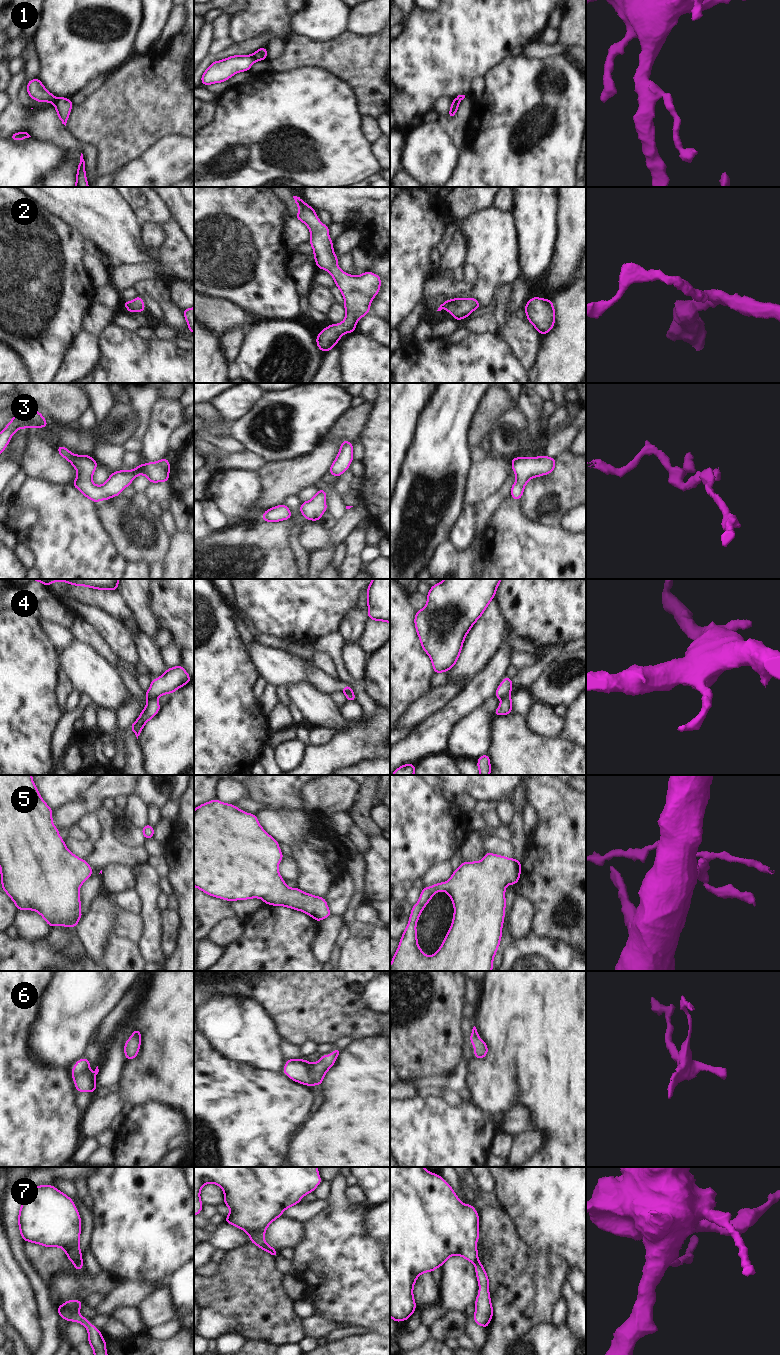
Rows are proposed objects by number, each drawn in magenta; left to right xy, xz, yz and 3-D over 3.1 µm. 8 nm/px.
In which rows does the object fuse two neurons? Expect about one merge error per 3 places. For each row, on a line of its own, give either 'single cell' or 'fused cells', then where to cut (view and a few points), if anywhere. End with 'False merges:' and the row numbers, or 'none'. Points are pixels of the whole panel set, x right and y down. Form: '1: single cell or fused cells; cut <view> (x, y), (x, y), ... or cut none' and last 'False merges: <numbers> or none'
1: fused cells; cut xz (251, 55), (255, 60)
2: single cell; cut none
3: single cell; cut none
4: fused cells; cut xy (156, 697), (149, 700)
5: single cell; cut none
6: single cell; cut none
7: fused cells; cut xy (81, 1260), (74, 1265)
False merges: 1, 4, 7

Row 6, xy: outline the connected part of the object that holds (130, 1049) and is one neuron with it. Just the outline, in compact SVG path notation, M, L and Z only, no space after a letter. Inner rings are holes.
M137 1029L133 1030L131 1038L125 1041L124 1052L125 1059L132 1060L139 1053L141 1046L141 1032Z

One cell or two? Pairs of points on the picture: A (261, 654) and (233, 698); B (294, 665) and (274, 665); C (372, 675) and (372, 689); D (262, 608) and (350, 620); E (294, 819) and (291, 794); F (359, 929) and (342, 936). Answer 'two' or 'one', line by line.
A: two
B: one
C: one
D: two
E: two
F: two

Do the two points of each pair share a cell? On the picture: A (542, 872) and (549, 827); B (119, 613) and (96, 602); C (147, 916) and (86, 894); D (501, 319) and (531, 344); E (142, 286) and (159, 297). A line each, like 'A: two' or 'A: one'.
A: one
B: one
C: two
D: one
E: one

